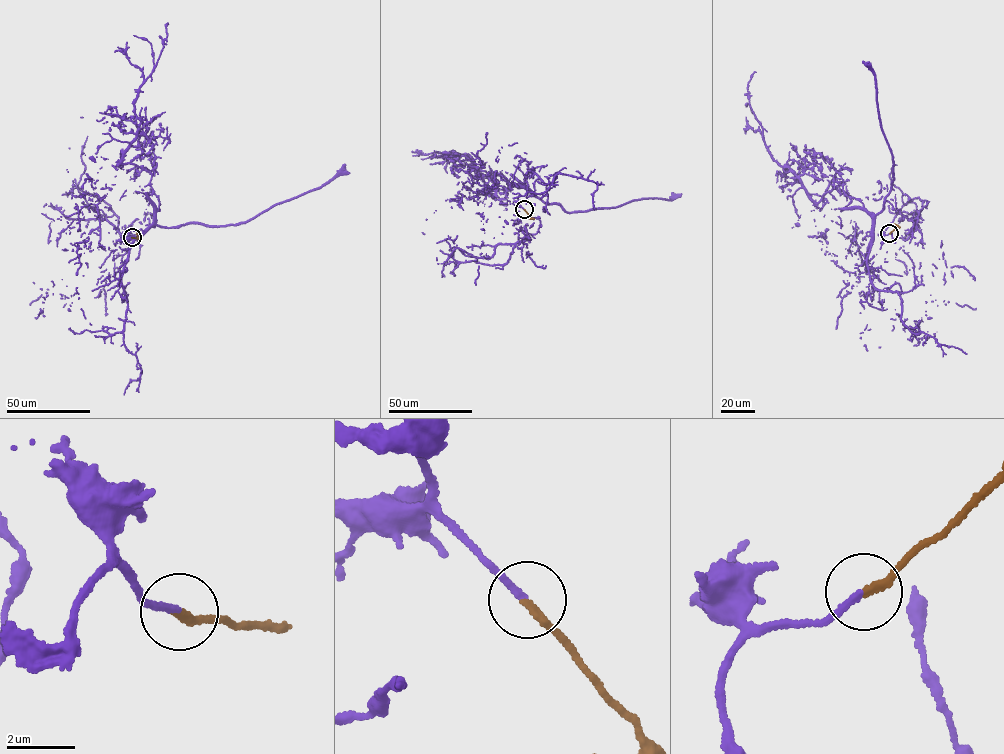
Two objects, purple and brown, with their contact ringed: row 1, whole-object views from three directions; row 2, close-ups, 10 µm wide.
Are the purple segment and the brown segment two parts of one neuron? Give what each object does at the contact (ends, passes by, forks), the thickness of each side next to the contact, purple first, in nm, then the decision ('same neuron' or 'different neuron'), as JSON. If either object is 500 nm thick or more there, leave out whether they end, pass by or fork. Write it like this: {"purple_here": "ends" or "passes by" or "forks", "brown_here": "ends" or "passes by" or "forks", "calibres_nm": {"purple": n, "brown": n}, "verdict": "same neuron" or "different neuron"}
{"purple_here": "ends", "brown_here": "ends", "calibres_nm": {"purple": 200, "brown": 220}, "verdict": "same neuron"}

